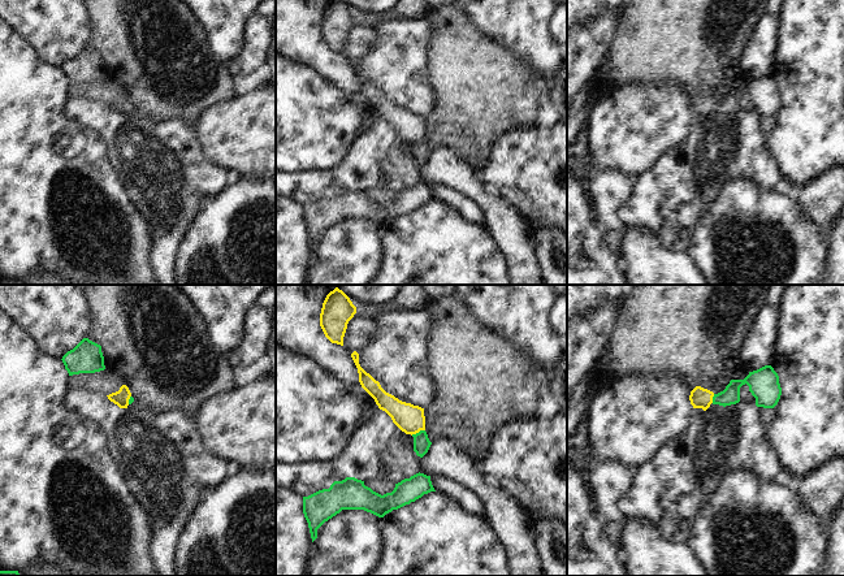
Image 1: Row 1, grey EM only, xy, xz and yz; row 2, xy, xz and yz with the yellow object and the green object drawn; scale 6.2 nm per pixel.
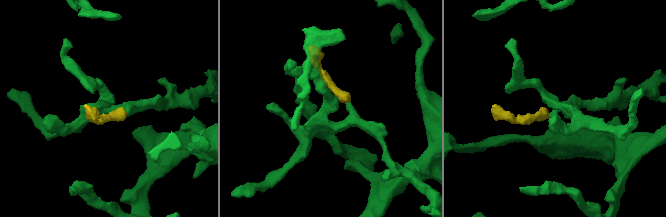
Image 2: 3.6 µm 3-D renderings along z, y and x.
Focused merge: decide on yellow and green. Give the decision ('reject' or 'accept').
accept

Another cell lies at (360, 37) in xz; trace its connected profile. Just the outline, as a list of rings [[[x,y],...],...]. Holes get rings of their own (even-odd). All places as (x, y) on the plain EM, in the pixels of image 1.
[[[356,18],[356,22],[347,33],[343,46],[343,56],[351,61],[360,60],[372,47],[375,35],[375,21]]]

